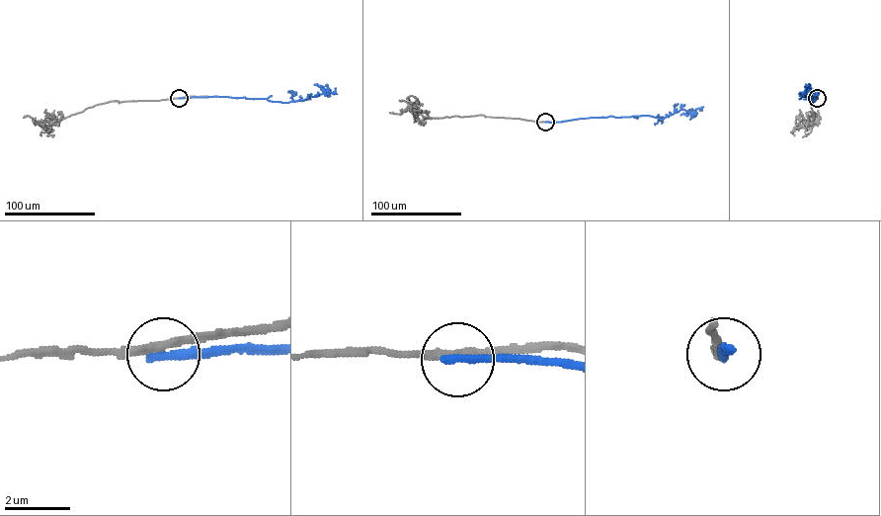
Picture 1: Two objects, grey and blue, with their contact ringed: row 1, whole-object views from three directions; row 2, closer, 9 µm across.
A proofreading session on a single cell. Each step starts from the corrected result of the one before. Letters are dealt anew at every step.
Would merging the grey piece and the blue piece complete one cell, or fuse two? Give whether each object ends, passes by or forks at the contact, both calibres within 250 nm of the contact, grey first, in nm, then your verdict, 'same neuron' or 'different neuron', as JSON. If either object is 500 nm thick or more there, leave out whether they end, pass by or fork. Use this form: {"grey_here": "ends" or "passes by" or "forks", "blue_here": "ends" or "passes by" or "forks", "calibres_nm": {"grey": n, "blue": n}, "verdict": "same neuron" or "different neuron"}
{"grey_here": "passes by", "blue_here": "ends", "calibres_nm": {"grey": 240, "blue": 300}, "verdict": "different neuron"}

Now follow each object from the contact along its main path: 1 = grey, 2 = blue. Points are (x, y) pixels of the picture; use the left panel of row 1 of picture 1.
1: (179, 98), (98, 104), (62, 119), (47, 128), (29, 116), (23, 118)
2: (179, 98), (244, 97), (286, 103), (307, 99), (326, 91), (334, 93), (336, 88)

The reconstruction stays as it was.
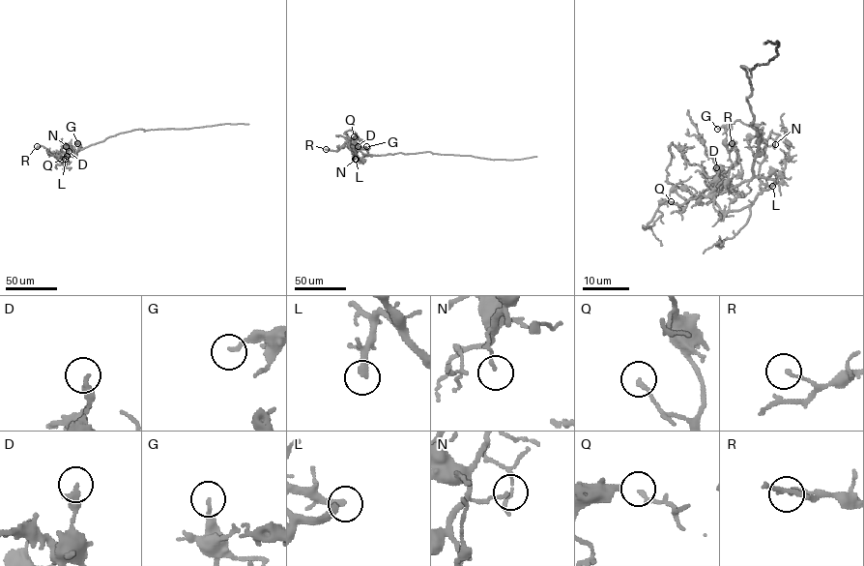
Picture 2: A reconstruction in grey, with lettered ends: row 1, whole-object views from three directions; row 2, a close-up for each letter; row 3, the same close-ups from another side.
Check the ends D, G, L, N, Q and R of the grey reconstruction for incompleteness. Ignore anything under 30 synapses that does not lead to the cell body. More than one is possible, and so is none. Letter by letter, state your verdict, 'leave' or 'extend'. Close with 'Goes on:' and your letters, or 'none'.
D: leave
G: leave
L: extend
N: leave
Q: leave
R: leave
Goes on: L

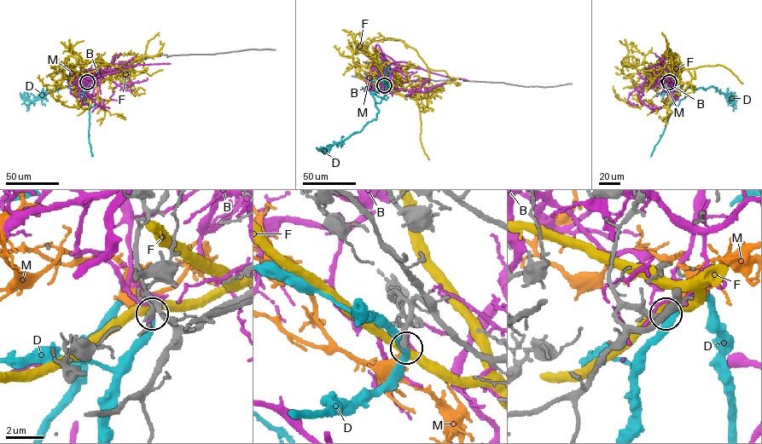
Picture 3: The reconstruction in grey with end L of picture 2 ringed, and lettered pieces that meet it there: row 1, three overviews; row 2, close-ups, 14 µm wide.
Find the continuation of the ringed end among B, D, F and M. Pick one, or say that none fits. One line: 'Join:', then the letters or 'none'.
Join: M

